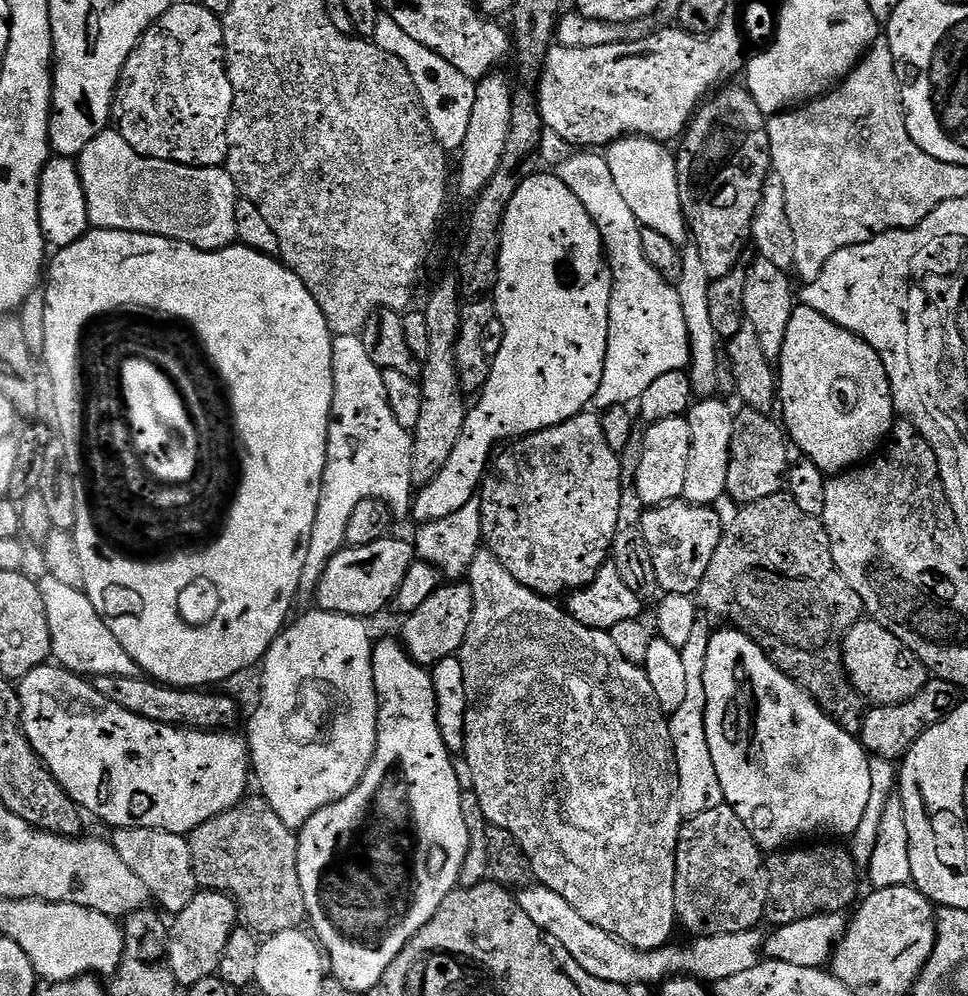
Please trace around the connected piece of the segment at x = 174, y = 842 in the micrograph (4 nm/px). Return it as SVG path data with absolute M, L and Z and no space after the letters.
M118 828L111 835L110 843L118 850L122 862L146 882L149 897L157 900L165 913L181 912L194 899L198 885L187 835L179 836L162 828Z

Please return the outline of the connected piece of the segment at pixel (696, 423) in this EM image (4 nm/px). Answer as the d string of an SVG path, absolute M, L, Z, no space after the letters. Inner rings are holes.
M700 398L686 413L690 426L692 445L690 446L690 470L686 470L686 486L683 499L690 504L712 506L716 499L728 490L730 470L730 446L734 434L734 408L721 398Z

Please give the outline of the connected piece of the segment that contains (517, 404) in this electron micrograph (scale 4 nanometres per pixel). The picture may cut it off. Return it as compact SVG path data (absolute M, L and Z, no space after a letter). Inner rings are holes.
M525 175L521 179L514 198L510 201L508 207L506 207L504 225L501 227L500 262L494 289L494 303L496 305L498 324L504 327L504 337L500 340L500 349L497 352L495 349L494 355L491 357L488 380L478 393L480 401L468 408L468 416L464 419L462 434L458 434L458 442L454 446L454 451L450 454L446 466L442 466L442 470L438 470L436 477L429 484L423 485L415 493L410 516L411 519L416 519L415 523L417 525L432 524L436 520L450 518L450 514L462 510L462 506L466 506L466 502L477 499L478 489L481 487L482 481L490 467L490 461L497 451L496 444L501 443L500 445L503 445L505 442L515 441L519 437L529 436L535 432L546 430L550 426L558 426L562 422L574 418L578 413L585 411L595 401L598 394L598 386L602 382L604 363L606 362L611 297L612 270L608 267L608 257L604 250L604 239L600 237L600 230L594 222L594 218L590 216L586 206L578 198L578 194L574 194L574 190L570 190L570 186L566 186L566 182L560 179L559 175Z

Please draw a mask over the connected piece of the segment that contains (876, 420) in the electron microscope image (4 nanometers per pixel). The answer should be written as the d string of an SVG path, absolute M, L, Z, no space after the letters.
M803 302L797 303L786 329L785 340L778 351L778 398L782 423L791 443L801 448L803 455L814 461L825 474L839 474L867 461L887 441L897 419L882 358L861 336L838 326L830 318L818 314Z

